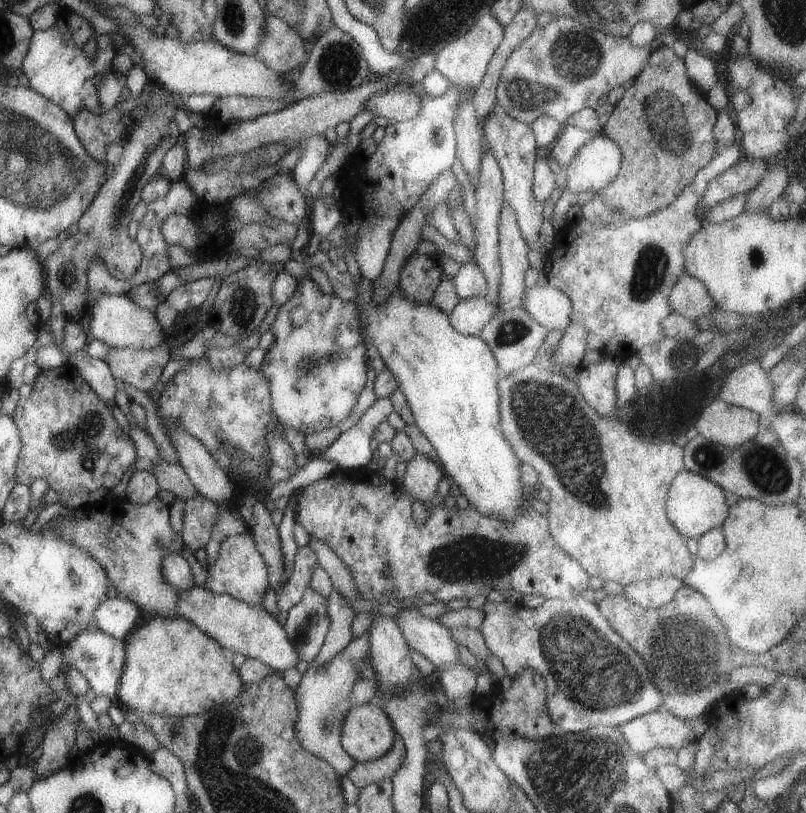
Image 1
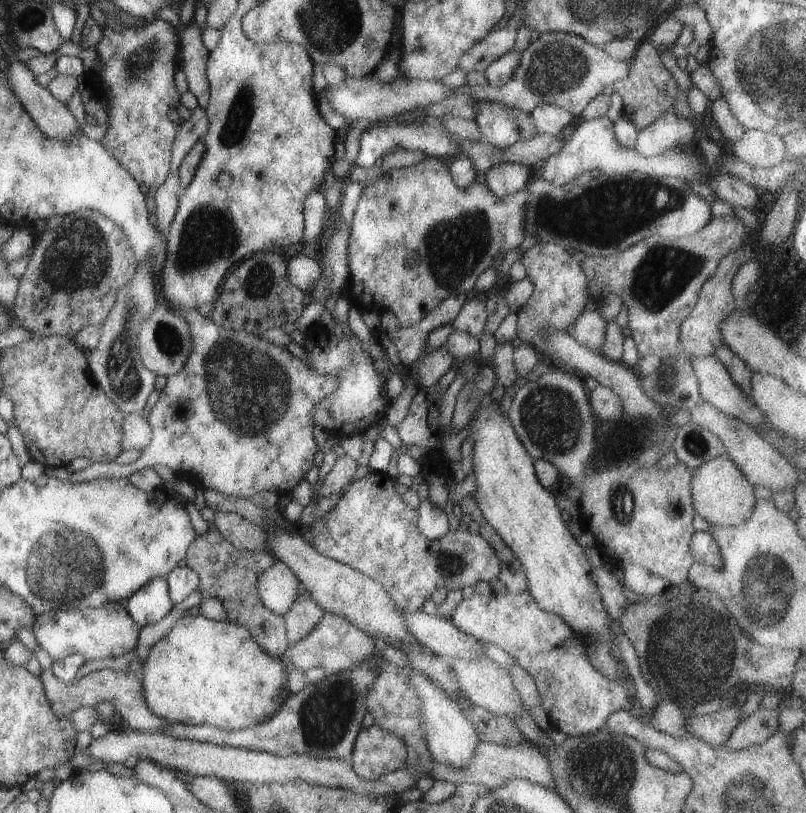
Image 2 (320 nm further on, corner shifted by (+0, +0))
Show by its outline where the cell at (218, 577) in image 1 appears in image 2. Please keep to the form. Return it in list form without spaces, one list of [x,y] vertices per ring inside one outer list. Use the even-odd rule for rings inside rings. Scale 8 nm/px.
[[[281,561],[261,571],[256,580],[256,591],[265,608],[276,615],[284,615],[300,596],[300,582]]]

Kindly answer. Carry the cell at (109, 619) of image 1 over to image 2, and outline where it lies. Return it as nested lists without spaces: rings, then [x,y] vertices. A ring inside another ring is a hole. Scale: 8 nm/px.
[[[157,577],[128,596],[124,609],[129,618],[141,628],[161,620],[172,606],[165,579]]]

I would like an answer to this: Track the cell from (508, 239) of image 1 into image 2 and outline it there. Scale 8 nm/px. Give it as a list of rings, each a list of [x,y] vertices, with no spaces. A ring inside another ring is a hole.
[[[499,163],[488,168],[480,179],[495,197],[504,197],[521,190],[534,173],[515,163]]]

